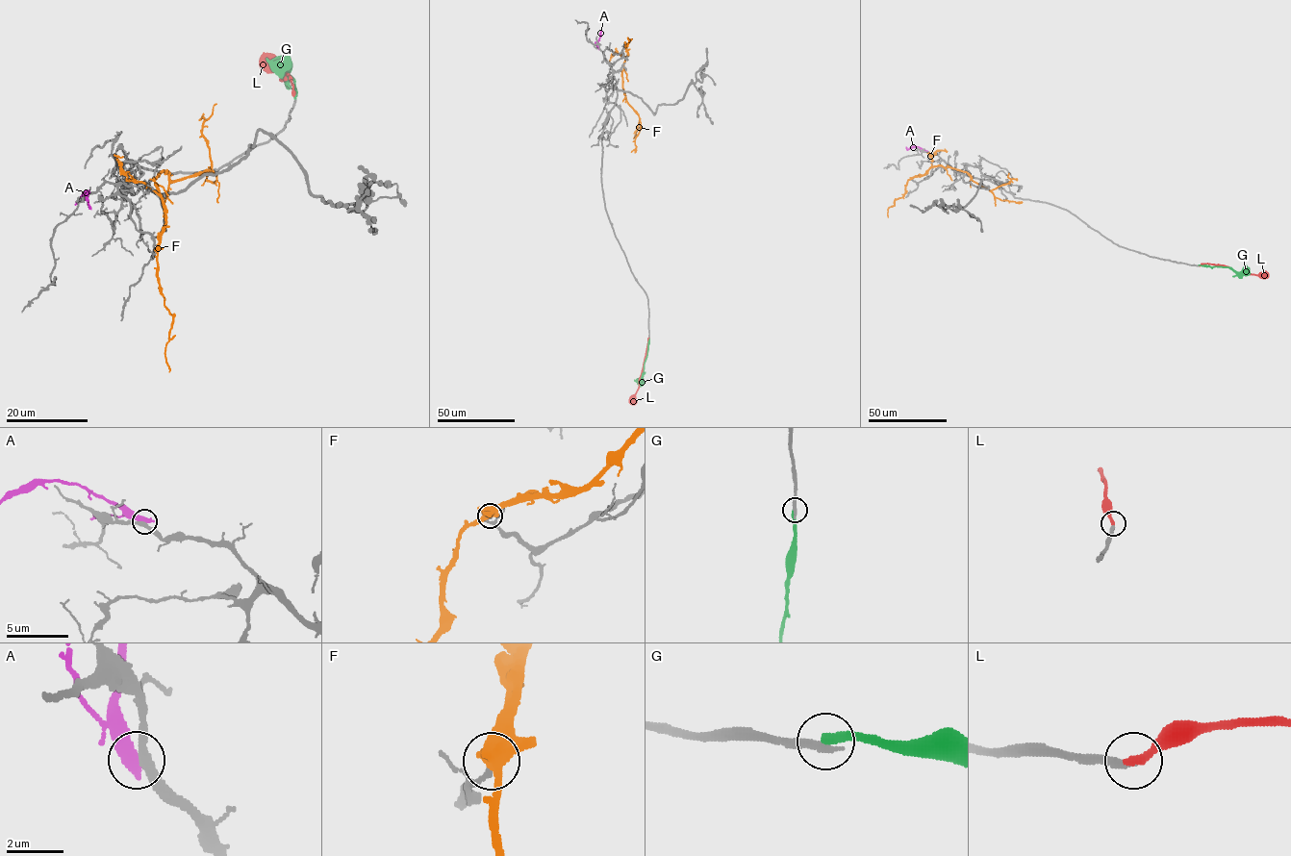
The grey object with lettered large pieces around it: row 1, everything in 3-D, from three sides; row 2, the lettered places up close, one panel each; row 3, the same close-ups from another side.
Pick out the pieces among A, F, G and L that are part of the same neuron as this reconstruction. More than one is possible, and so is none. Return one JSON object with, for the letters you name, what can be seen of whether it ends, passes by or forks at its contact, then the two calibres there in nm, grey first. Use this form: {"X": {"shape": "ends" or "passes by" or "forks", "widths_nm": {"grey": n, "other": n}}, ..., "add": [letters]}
{"L": {"shape": "ends", "widths_nm": {"grey": 240, "other": 300}}, "add": ["L"]}

